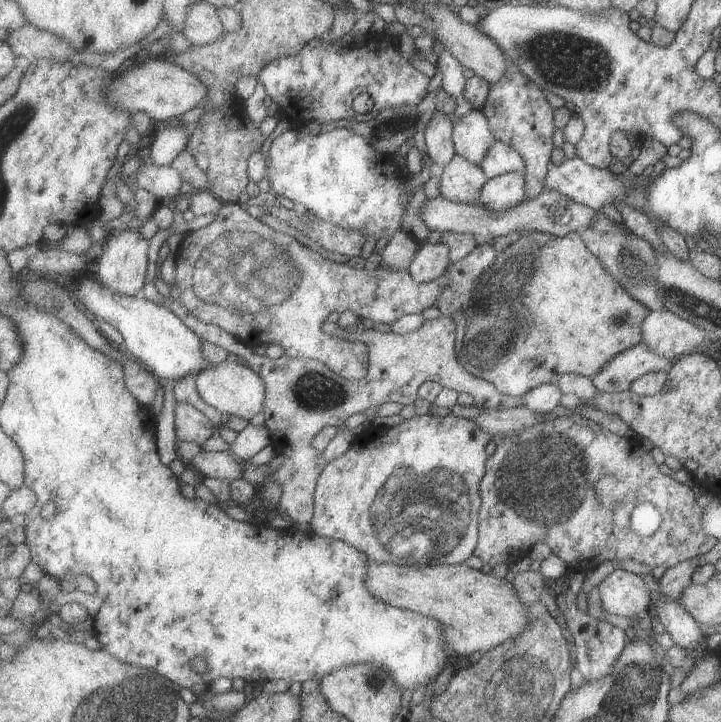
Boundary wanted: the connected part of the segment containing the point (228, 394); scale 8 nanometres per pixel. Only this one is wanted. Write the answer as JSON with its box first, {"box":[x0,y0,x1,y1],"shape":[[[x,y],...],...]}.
{"box":[197,360,266,420],"shape":[[[243,360],[224,361],[211,365],[197,375],[198,386],[204,400],[220,412],[242,416],[246,420],[254,420],[266,408],[266,379],[258,374],[254,367]]]}

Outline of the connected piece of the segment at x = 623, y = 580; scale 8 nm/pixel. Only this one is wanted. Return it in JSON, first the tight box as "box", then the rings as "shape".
{"box":[598,569,651,618],"shape":[[[616,569],[598,585],[603,610],[614,616],[634,618],[646,615],[651,598],[643,576]]]}

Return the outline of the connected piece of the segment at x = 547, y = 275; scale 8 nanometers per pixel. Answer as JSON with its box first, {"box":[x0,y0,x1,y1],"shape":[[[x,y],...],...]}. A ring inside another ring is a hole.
{"box":[461,230,651,398],"shape":[[[524,230],[515,236],[506,250],[497,253],[494,266],[478,282],[474,301],[461,362],[472,374],[494,383],[502,394],[516,398],[536,386],[556,383],[562,374],[581,374],[594,378],[594,374],[598,374],[598,370],[602,370],[602,366],[606,366],[616,354],[642,342],[640,326],[642,320],[651,313],[608,274],[602,262],[598,262],[598,258],[586,248],[577,231],[560,237]]]}

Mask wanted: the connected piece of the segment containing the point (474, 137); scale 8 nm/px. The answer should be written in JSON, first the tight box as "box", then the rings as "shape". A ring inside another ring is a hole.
{"box":[454,109,498,167],"shape":[[[474,109],[472,114],[456,118],[454,122],[456,122],[454,138],[458,155],[482,167],[482,162],[490,152],[490,146],[498,142],[494,132],[490,130],[490,118],[485,111]]]}

